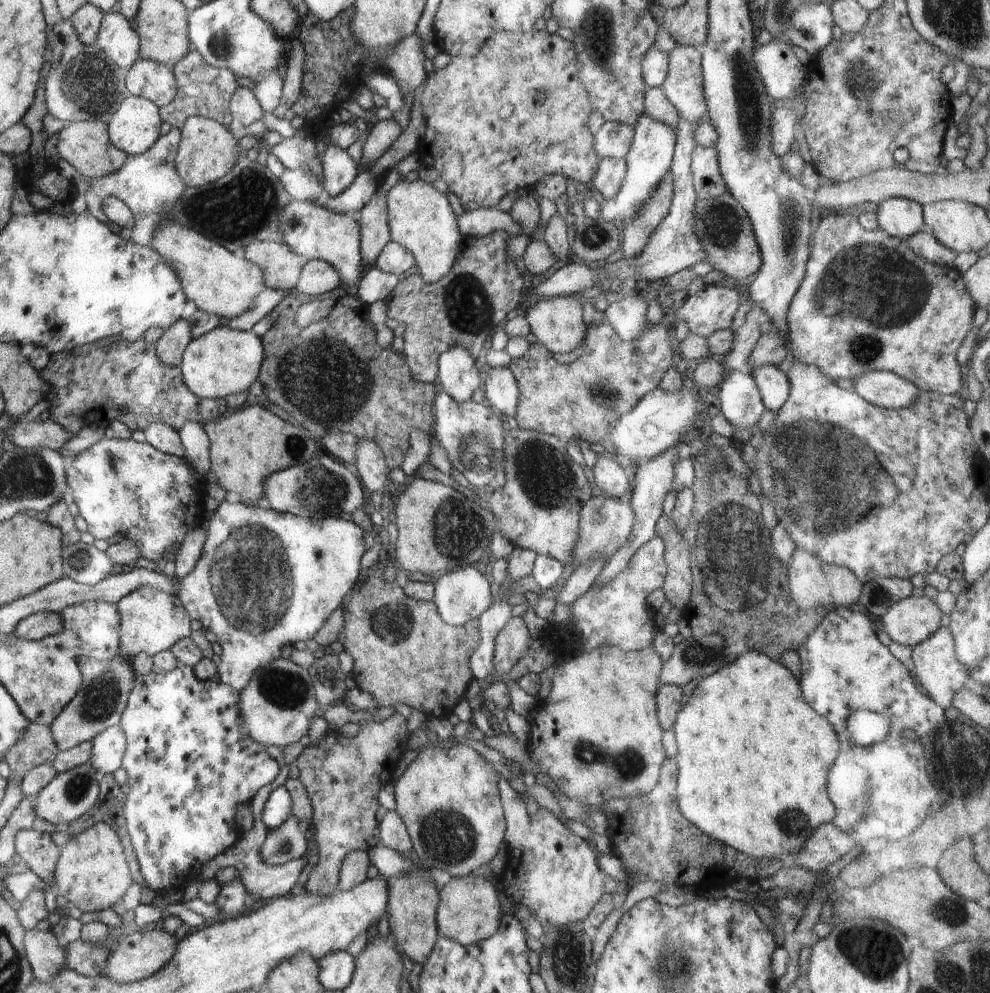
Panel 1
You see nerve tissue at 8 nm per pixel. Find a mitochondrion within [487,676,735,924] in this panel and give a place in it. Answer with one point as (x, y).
(626, 764)

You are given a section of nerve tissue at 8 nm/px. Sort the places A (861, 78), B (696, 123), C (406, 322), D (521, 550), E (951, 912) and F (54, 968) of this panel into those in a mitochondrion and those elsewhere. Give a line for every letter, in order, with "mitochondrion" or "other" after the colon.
A: mitochondrion
B: other
C: other
D: other
E: mitochondrion
F: other

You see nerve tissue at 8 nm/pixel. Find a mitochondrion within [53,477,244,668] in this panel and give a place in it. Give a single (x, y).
(82, 558)

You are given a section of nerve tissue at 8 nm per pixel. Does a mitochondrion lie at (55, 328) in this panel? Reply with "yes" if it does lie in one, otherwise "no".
no

